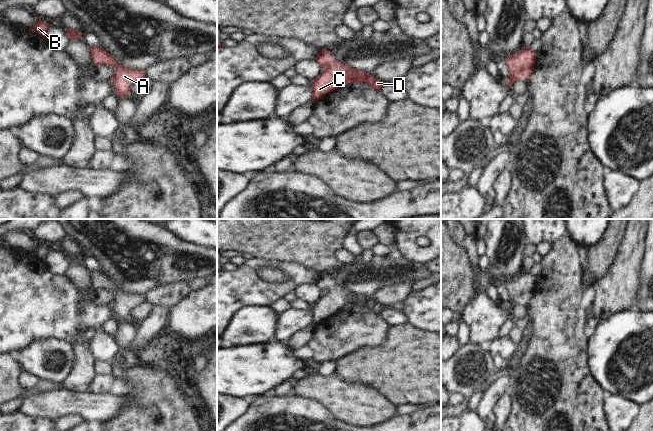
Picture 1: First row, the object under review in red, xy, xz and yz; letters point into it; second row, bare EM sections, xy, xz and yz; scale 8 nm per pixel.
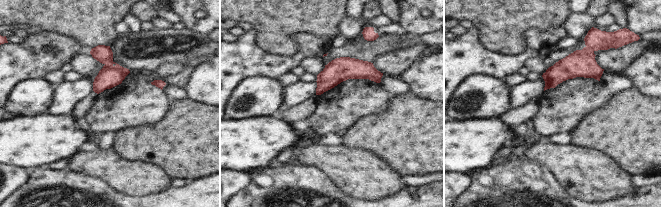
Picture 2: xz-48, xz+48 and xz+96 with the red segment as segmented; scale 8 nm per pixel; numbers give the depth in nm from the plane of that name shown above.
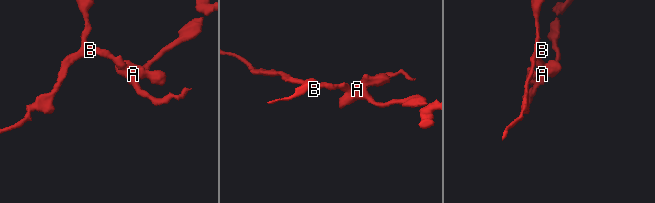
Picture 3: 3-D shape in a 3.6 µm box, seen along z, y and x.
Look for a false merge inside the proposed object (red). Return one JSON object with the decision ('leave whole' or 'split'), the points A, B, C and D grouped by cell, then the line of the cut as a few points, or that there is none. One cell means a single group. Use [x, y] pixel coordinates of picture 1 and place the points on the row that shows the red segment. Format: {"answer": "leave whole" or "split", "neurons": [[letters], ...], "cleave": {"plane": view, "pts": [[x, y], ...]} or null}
{"answer": "leave whole", "neurons": [["A", "B", "C", "D"]], "cleave": null}

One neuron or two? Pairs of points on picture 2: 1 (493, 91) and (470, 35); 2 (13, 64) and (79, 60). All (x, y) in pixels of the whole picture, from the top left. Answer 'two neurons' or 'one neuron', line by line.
1: two neurons
2: two neurons

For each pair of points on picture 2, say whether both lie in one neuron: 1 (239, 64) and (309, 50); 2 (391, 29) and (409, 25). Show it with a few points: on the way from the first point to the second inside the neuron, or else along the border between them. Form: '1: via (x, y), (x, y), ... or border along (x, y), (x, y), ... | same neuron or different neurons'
1: via (256, 63), (292, 62) | same neuron
2: border along (398, 24), (404, 32) | different neurons

